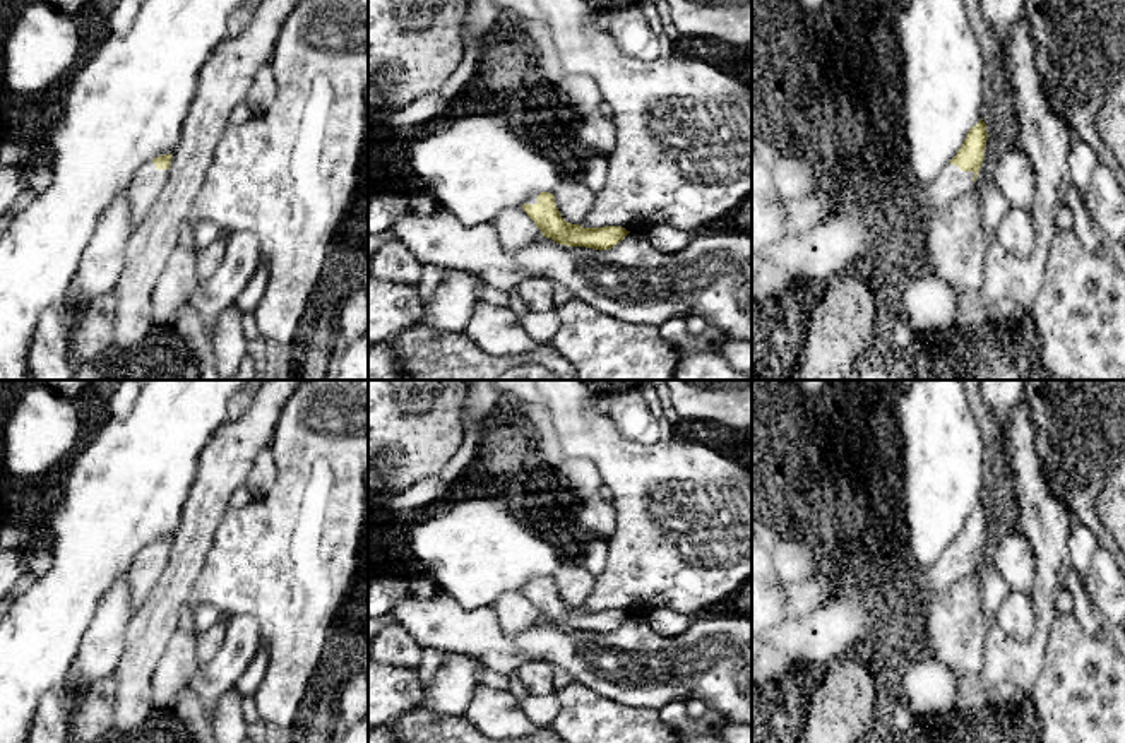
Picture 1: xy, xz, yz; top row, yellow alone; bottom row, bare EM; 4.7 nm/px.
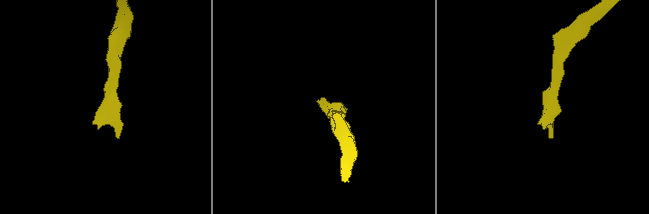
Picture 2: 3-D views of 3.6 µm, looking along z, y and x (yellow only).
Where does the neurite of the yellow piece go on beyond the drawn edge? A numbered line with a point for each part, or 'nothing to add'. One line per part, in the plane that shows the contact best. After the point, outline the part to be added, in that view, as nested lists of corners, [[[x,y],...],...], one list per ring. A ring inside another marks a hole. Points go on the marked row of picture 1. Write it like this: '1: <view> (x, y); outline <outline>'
1: yz (927, 197); outline [[[957,164],[947,168],[933,181],[909,180],[909,197],[916,211],[913,231],[926,235],[932,217],[937,211],[952,204],[961,195],[967,193],[974,185],[973,171],[962,171]]]

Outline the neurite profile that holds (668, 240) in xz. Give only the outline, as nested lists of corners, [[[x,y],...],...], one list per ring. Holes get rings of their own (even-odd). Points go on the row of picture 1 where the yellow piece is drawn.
[[[658,224],[646,231],[649,243],[663,253],[678,253],[693,238],[690,233],[678,231],[670,224]]]

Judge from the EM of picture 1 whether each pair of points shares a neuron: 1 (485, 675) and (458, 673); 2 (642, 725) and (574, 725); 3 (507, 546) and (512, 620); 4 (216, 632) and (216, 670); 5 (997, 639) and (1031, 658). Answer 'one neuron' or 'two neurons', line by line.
1: two neurons
2: one neuron
3: two neurons
4: two neurons
5: one neuron

